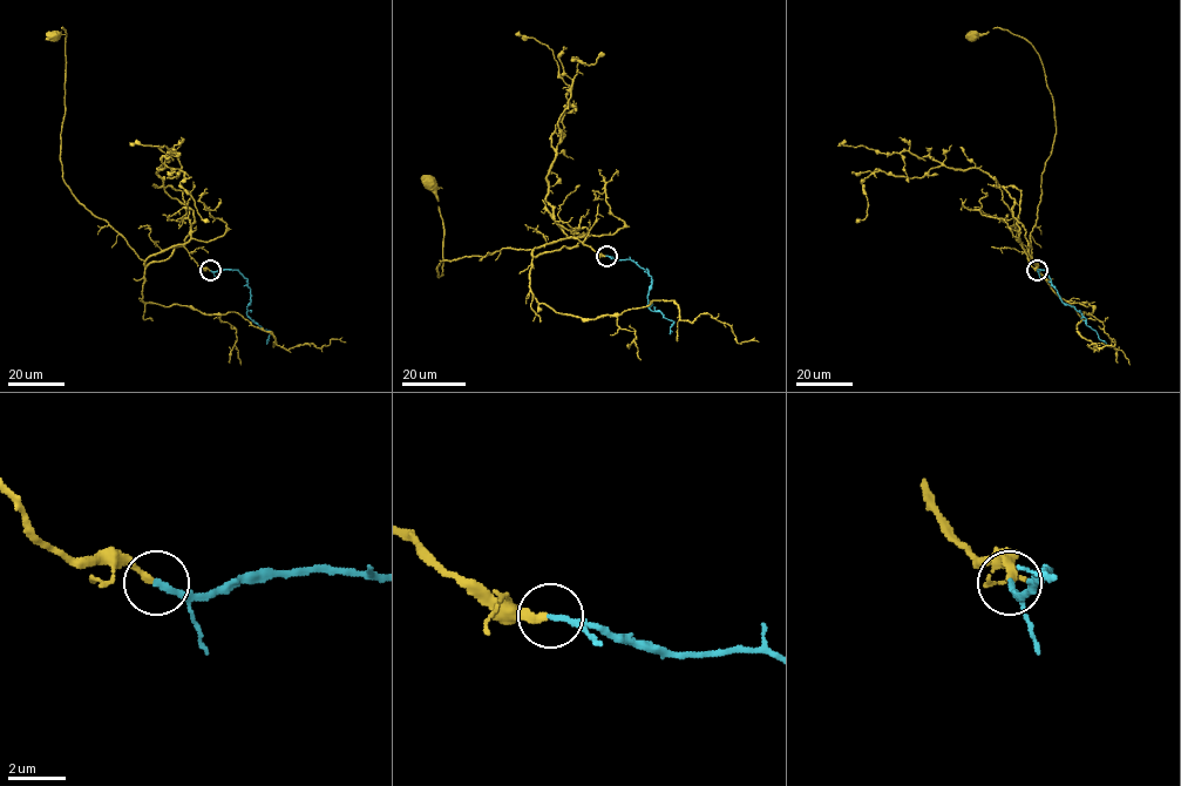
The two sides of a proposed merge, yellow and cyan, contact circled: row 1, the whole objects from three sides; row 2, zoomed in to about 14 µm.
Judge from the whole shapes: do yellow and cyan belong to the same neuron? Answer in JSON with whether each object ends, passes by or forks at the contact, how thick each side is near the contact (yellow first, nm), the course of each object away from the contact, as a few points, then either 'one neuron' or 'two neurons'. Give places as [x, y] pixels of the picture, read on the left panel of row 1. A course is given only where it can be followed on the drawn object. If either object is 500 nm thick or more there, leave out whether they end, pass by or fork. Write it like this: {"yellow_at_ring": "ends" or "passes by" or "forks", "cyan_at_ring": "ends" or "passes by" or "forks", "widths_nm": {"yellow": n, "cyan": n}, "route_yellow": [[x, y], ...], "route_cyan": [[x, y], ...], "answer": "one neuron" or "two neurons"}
{"yellow_at_ring": "ends", "cyan_at_ring": "ends", "widths_nm": {"yellow": 240, "cyan": 200}, "route_yellow": [[210, 271], [181, 244], [142, 259], [63, 181], [66, 34], [62, 27], [52, 35]], "route_cyan": [[210, 271], [237, 270], [246, 279], [250, 290], [246, 314], [270, 331], [266, 344]], "answer": "one neuron"}

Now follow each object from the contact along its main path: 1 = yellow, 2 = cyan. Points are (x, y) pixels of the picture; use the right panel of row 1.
1: (1037, 271), (1020, 244), (1031, 259), (1042, 173), (1056, 133), (1053, 102), (1029, 42), (998, 27), (971, 35)
2: (1037, 271), (1044, 270), (1059, 299), (1073, 306), (1106, 344)

